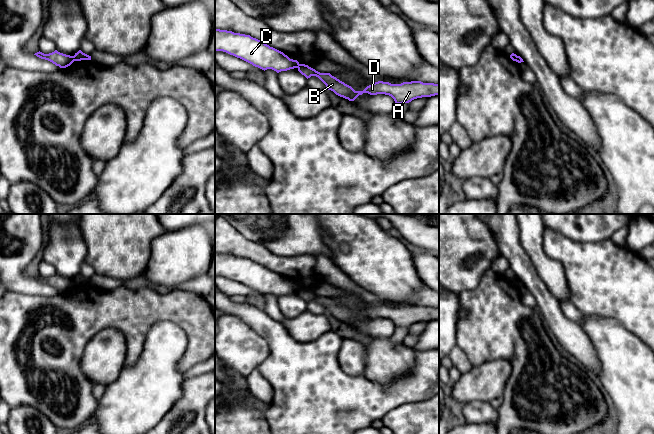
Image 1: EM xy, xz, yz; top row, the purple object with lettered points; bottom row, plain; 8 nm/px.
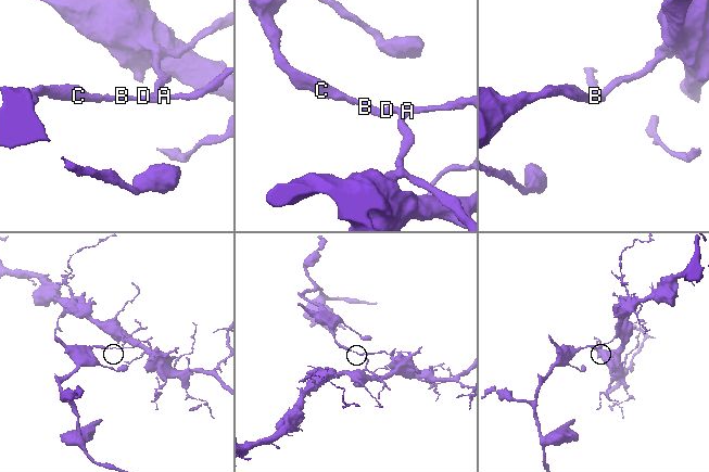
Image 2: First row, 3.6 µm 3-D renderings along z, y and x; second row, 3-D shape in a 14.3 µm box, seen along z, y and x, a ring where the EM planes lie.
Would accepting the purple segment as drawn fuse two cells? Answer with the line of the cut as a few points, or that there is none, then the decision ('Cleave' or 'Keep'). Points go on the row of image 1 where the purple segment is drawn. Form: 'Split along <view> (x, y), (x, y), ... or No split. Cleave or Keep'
Split along xy (72, 56), (74, 60). Cleave

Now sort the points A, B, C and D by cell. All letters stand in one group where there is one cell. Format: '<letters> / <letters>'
A B D / C

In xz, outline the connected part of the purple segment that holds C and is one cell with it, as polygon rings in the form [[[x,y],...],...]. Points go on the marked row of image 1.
[[[215,29],[215,51],[223,51],[237,58],[240,58],[262,70],[272,69],[277,73],[298,68],[299,62],[290,59],[283,52],[270,47],[264,42],[251,37],[250,35],[234,33],[232,31]]]

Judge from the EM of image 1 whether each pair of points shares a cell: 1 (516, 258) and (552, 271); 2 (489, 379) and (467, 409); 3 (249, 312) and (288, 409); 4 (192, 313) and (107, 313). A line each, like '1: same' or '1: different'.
1: different
2: different
3: same
4: same

